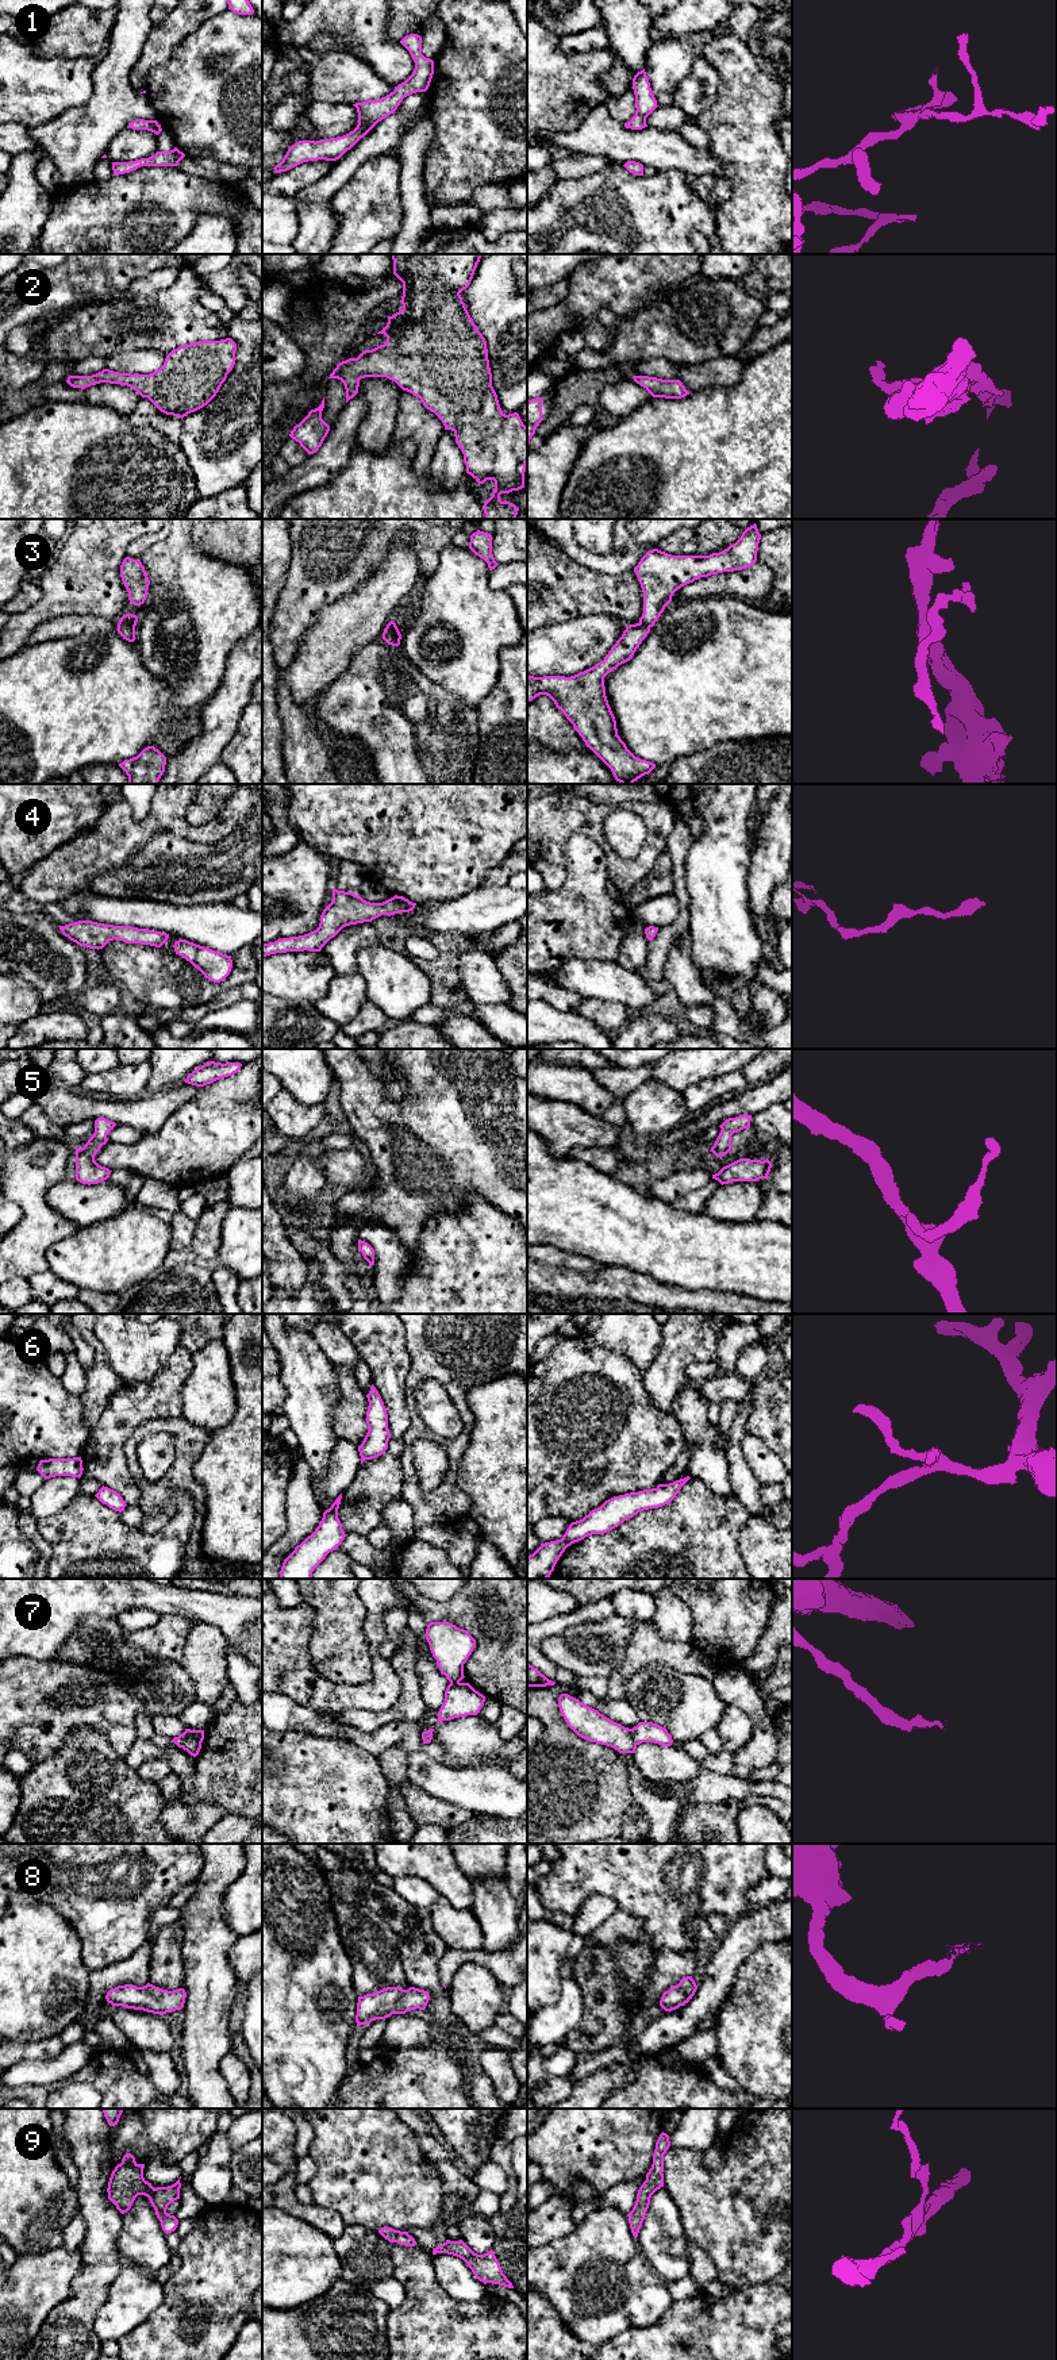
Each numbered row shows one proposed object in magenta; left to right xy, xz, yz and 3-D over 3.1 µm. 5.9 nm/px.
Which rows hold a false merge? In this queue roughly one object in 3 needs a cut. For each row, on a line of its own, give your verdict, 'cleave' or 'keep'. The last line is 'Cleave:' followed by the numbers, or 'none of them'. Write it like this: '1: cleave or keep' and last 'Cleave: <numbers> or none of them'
1: keep
2: keep
3: keep
4: keep
5: keep
6: keep
7: cleave
8: keep
9: keep
Cleave: 7

